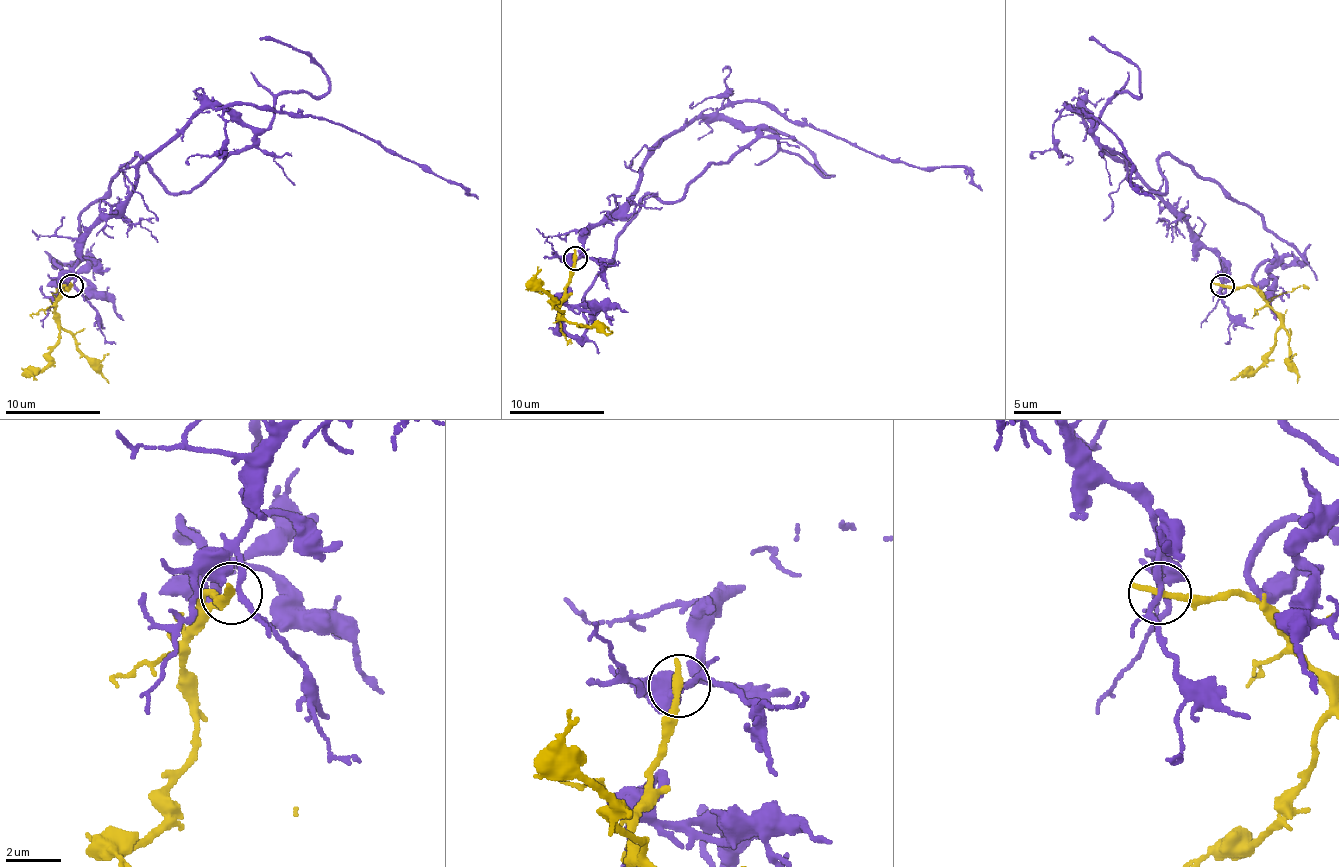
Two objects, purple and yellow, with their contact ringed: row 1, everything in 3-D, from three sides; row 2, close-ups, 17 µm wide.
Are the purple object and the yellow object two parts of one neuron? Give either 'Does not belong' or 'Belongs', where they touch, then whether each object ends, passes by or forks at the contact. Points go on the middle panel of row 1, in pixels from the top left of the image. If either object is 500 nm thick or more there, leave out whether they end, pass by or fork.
Does not belong. Place: (575, 258). At the ring purple passes by. At the ring yellow ends

